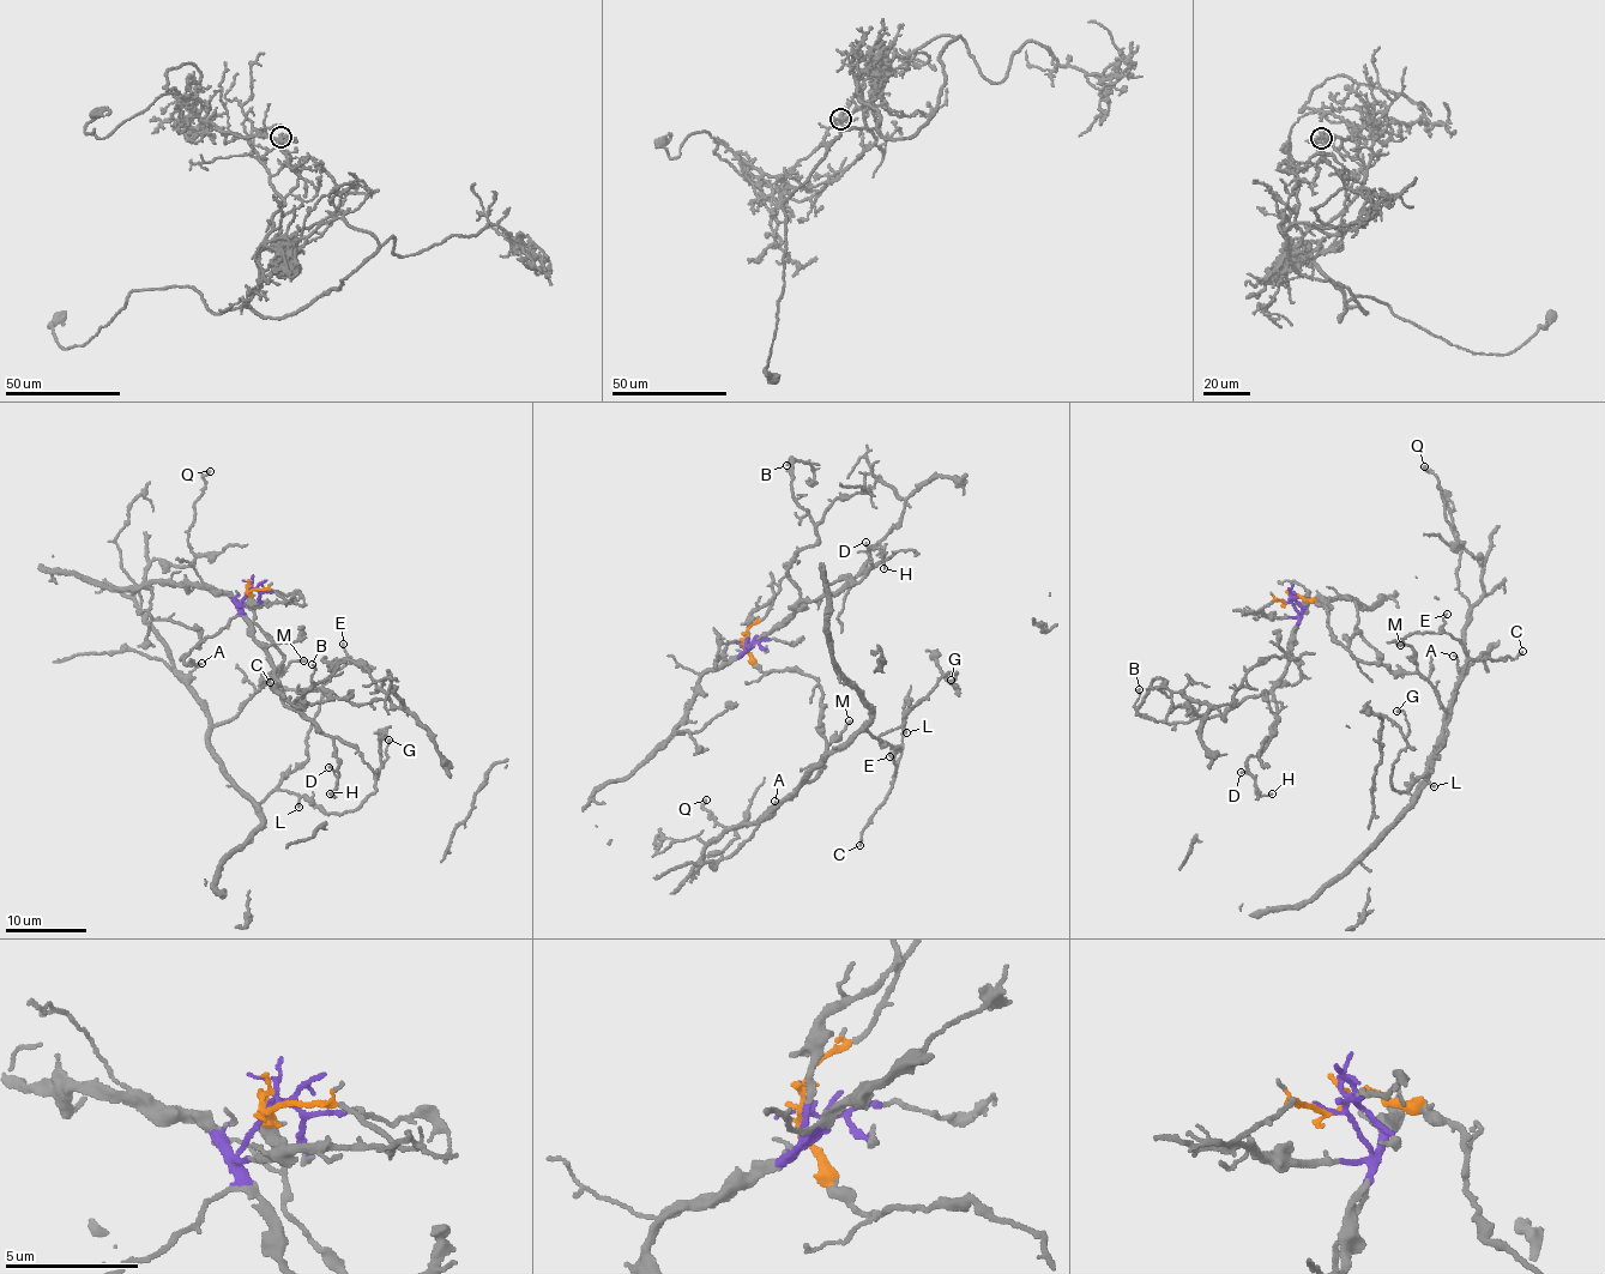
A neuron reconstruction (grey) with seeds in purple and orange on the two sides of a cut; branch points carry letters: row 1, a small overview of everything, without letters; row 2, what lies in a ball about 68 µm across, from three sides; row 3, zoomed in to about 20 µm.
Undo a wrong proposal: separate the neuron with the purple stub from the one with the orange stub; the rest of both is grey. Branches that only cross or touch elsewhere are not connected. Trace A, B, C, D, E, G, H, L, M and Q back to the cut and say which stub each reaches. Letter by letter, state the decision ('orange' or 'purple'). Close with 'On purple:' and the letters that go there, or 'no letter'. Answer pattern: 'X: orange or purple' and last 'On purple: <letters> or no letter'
A: orange
B: purple
C: orange
D: purple
E: orange
G: orange
H: purple
L: orange
M: orange
Q: orange
On purple: B, D, H

